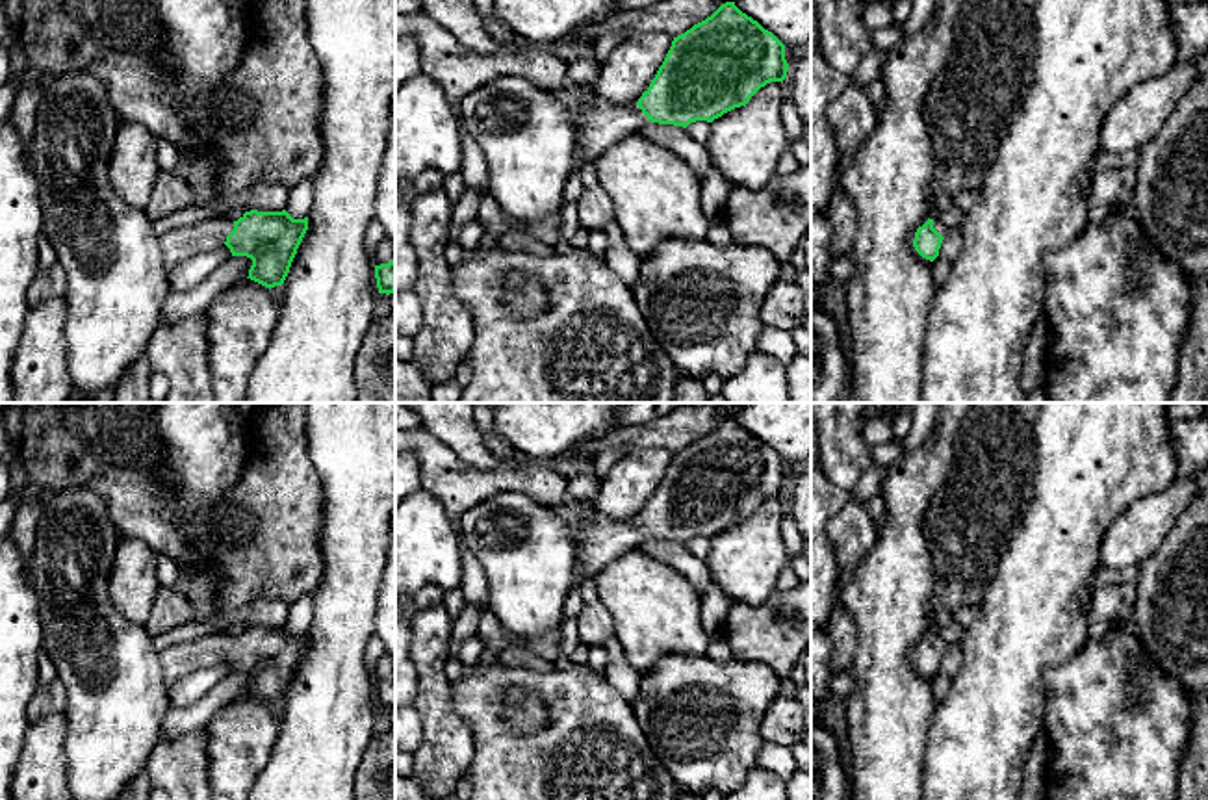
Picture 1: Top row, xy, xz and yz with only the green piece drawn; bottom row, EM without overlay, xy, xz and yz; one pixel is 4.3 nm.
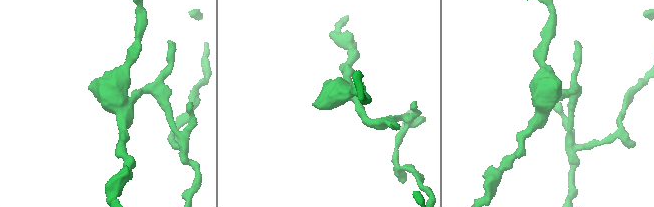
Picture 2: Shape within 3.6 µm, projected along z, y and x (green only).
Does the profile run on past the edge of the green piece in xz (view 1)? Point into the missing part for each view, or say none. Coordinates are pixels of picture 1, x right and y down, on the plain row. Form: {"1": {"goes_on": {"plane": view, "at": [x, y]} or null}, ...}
{"1": {"goes_on": {"plane": "xz", "at": [604, 539]}}}

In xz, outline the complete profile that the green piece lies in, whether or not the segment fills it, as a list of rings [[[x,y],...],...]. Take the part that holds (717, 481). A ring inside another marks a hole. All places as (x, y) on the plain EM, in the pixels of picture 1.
[[[735,418],[674,453],[649,503],[635,522],[612,520],[596,509],[577,544],[583,579],[594,579],[646,536],[687,544],[746,522],[770,497],[787,494],[785,460]]]

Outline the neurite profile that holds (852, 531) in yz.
[[[850,492],[846,505],[829,520],[829,535],[837,559],[837,583],[833,588],[831,613],[842,607],[841,583],[850,570],[867,557],[876,533],[867,503],[859,501]]]

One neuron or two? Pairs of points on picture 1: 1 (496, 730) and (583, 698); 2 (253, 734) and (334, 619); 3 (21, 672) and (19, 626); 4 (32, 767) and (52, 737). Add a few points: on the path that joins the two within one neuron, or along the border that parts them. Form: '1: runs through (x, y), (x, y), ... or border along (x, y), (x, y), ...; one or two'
1: runs through (518, 741), (540, 741), (561, 721); one
2: border along (281, 721), (268, 763); two
3: runs through (19, 661), (19, 637); one
4: runs through (39, 760), (45, 745); one

